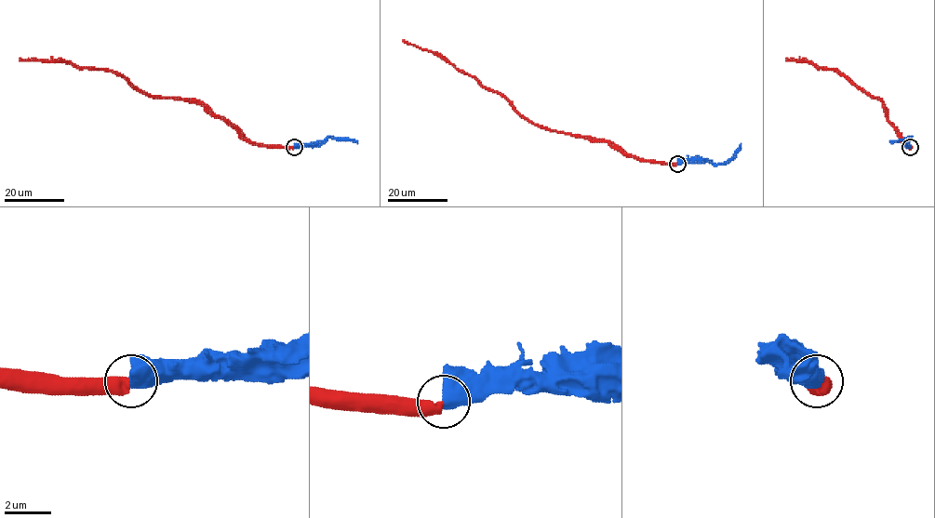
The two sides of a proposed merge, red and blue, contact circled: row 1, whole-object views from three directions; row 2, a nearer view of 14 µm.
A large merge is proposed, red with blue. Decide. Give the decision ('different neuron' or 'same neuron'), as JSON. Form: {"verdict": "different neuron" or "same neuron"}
{"verdict": "different neuron"}

